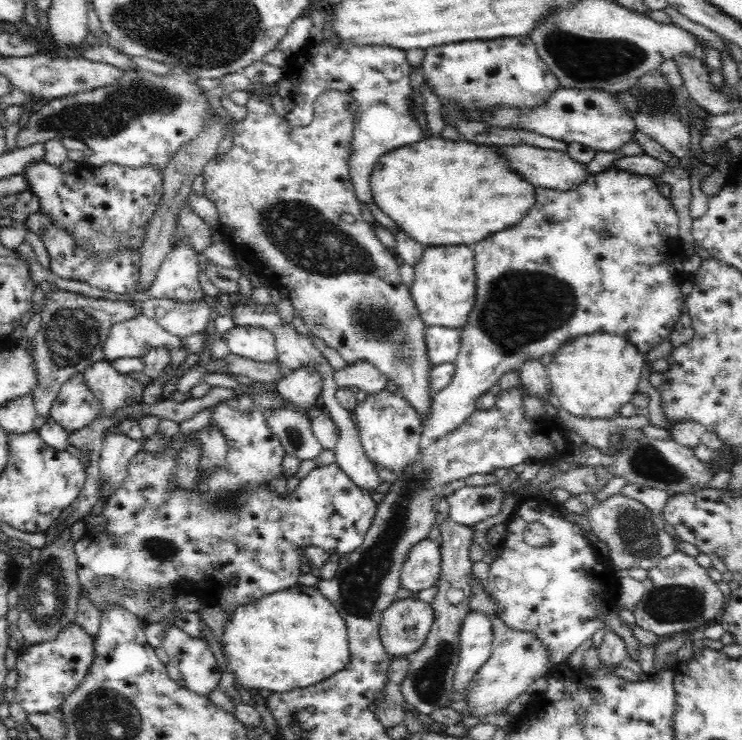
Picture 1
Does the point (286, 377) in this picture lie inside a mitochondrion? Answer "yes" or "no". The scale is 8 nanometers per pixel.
no

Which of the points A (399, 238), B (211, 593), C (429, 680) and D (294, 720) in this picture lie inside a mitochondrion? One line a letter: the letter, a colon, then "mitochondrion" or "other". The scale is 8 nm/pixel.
A: other
B: other
C: mitochondrion
D: other

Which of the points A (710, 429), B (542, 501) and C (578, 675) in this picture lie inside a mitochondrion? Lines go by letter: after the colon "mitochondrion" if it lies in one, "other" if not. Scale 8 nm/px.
A: other
B: other
C: other

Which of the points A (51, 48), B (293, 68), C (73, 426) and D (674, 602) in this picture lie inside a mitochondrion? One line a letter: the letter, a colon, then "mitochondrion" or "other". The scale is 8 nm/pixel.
A: other
B: other
C: other
D: mitochondrion

